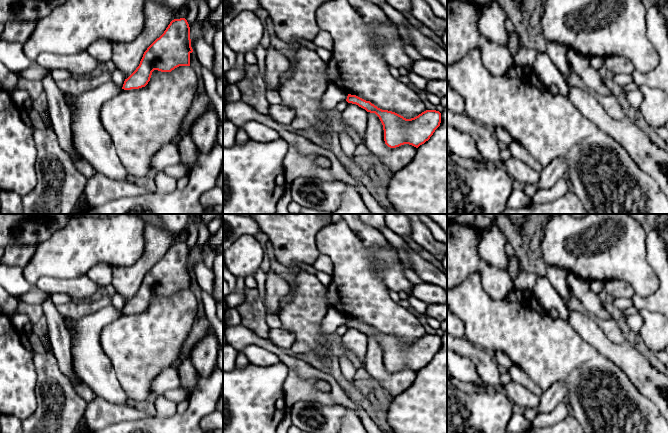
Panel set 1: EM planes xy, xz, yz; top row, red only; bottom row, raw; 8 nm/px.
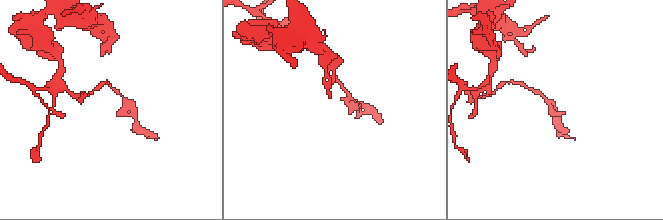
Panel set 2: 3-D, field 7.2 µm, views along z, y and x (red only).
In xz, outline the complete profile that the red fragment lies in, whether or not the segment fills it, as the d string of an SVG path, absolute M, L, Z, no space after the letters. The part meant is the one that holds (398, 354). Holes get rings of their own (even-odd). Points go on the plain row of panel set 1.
M348 318L346 325L379 341L383 349L385 368L390 372L404 368L418 372L430 363L441 347L441 337L436 334L426 334L414 342L406 343L395 336L382 334L356 319Z

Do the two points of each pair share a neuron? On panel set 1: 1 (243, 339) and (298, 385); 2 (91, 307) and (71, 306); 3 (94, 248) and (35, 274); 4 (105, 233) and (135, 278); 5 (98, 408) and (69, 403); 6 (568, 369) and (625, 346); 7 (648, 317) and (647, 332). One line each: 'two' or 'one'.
1: two
2: one
3: one
4: two
5: two
6: two
7: one

